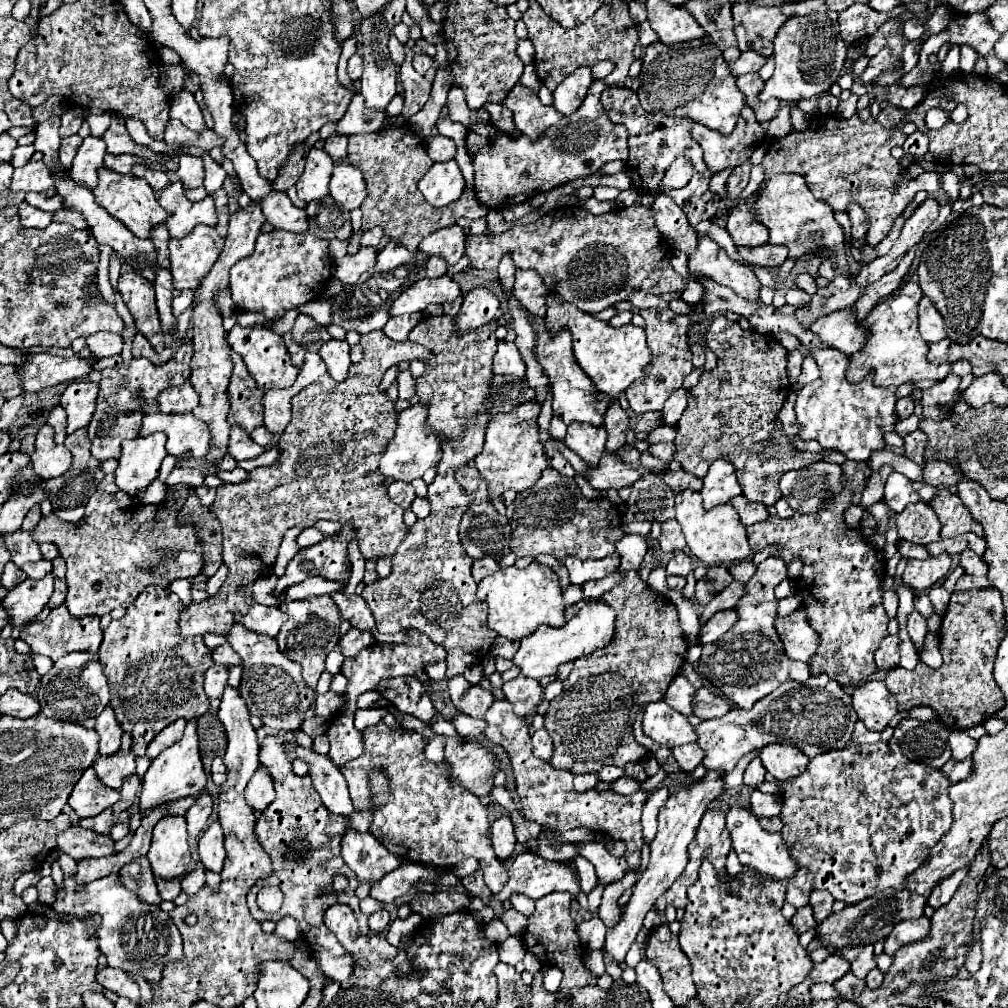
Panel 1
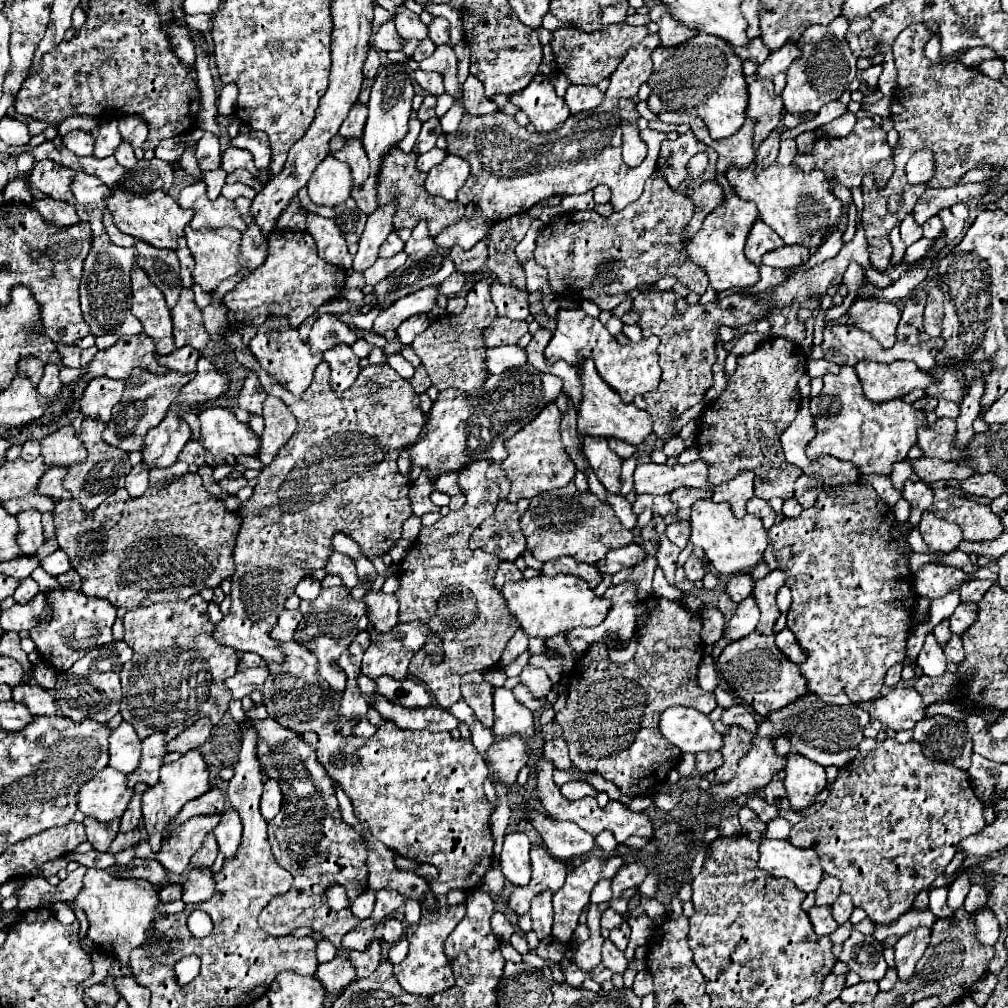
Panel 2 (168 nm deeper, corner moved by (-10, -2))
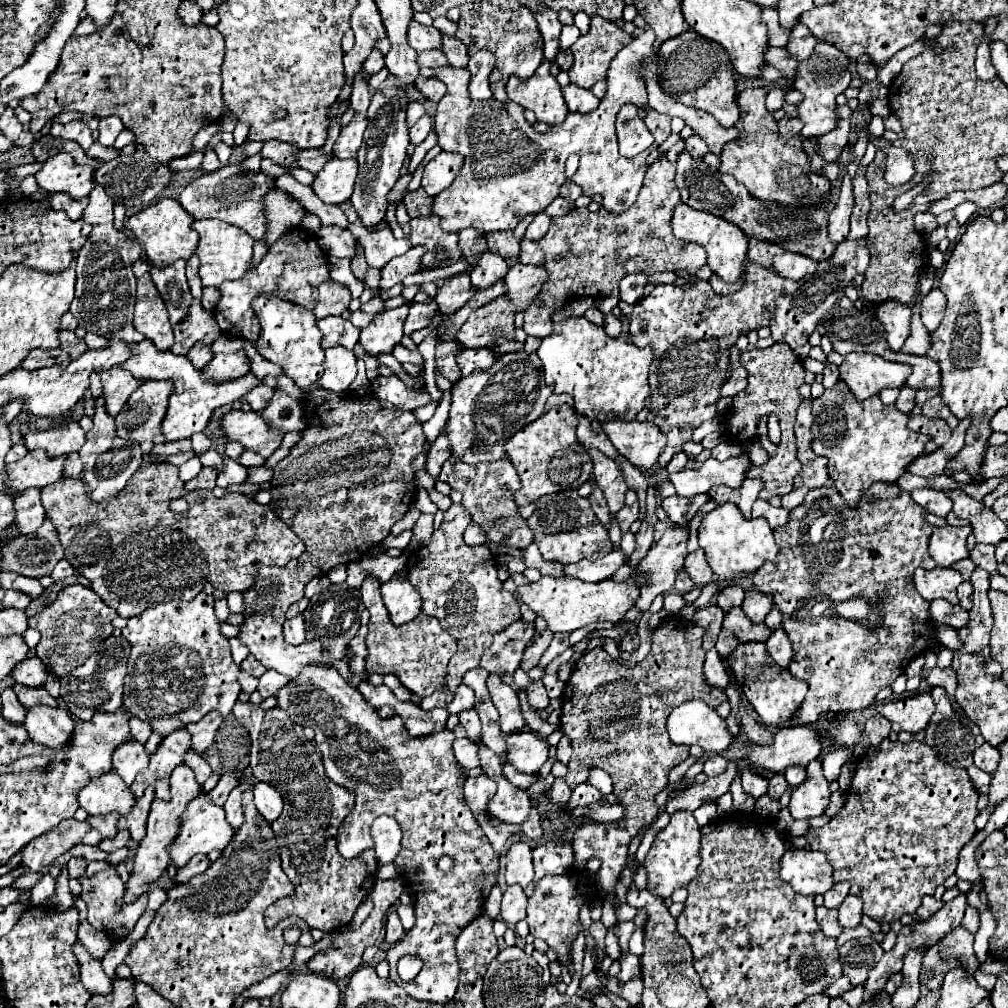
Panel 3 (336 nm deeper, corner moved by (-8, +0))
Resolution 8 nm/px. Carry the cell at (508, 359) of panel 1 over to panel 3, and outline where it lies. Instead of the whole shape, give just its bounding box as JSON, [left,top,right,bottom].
[457,348,497,375]

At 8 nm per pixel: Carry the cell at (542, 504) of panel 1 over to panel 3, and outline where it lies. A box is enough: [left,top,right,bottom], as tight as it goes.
[527,489,613,565]

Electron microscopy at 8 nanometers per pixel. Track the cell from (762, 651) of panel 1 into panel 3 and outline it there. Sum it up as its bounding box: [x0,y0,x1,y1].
[727,643,809,727]

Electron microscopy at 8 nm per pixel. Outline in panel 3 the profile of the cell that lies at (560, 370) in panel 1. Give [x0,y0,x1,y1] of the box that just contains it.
[603,421,667,471]

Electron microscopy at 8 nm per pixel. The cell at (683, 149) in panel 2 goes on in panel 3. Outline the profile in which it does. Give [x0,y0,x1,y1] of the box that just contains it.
[685,135,709,159]

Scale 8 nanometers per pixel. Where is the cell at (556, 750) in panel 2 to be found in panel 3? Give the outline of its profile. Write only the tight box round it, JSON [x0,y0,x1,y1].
[557,737,571,763]

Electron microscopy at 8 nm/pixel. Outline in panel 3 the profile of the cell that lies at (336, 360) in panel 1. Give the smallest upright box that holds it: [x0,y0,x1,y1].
[319,345,357,391]

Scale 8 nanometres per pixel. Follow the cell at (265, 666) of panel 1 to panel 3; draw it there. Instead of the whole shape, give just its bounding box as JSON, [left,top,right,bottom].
[277,665,499,1003]

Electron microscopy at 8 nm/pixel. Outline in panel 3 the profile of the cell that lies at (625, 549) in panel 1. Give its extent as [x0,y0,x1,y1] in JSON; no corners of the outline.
[563,551,625,583]

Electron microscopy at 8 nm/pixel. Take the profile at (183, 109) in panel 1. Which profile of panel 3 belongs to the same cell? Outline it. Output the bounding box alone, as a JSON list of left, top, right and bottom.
[201,149,221,171]

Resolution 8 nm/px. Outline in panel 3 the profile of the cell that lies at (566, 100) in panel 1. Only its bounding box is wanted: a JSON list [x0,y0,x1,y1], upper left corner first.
[563,83,599,113]

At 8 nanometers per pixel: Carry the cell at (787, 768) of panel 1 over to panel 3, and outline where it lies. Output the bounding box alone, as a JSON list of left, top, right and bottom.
[789,761,829,819]

